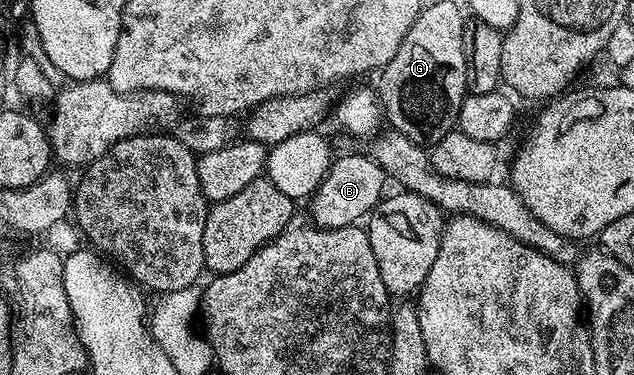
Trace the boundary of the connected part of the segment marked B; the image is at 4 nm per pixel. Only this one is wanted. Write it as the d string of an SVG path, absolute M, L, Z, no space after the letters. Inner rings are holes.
M368 154L341 155L338 159L336 156L330 162L324 181L311 196L312 222L318 227L351 227L360 224L386 194L385 183L387 184L385 170Z

